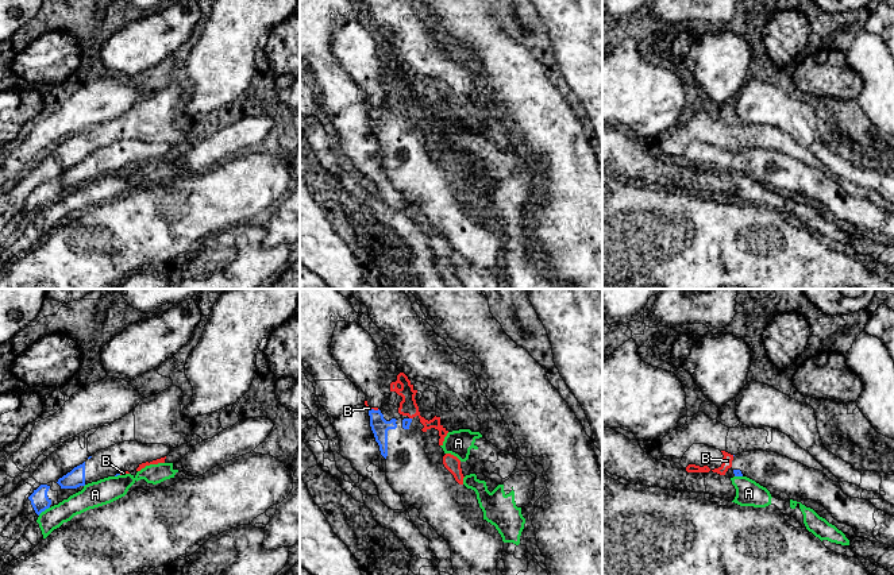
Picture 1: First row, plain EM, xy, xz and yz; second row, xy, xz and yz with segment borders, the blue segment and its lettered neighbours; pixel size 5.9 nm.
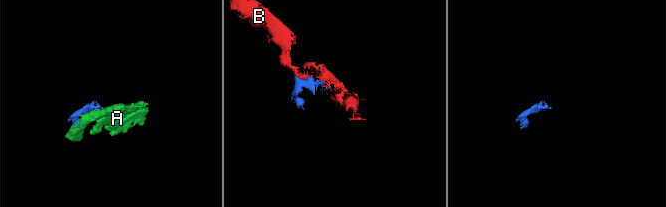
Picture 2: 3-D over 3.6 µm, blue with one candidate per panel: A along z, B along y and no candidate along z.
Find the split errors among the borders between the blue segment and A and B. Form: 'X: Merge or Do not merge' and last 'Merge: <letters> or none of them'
A: Do not merge
B: Merge
Merge: B

